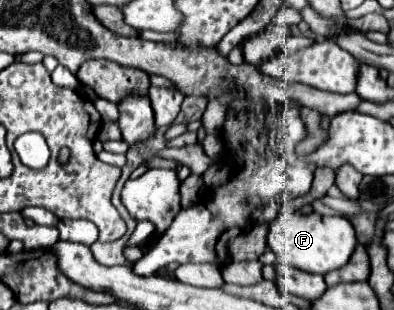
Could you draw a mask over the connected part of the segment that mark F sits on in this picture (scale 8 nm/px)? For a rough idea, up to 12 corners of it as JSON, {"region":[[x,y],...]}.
{"region":[[280,213],[266,245],[306,273],[348,263],[356,231],[344,217]]}

